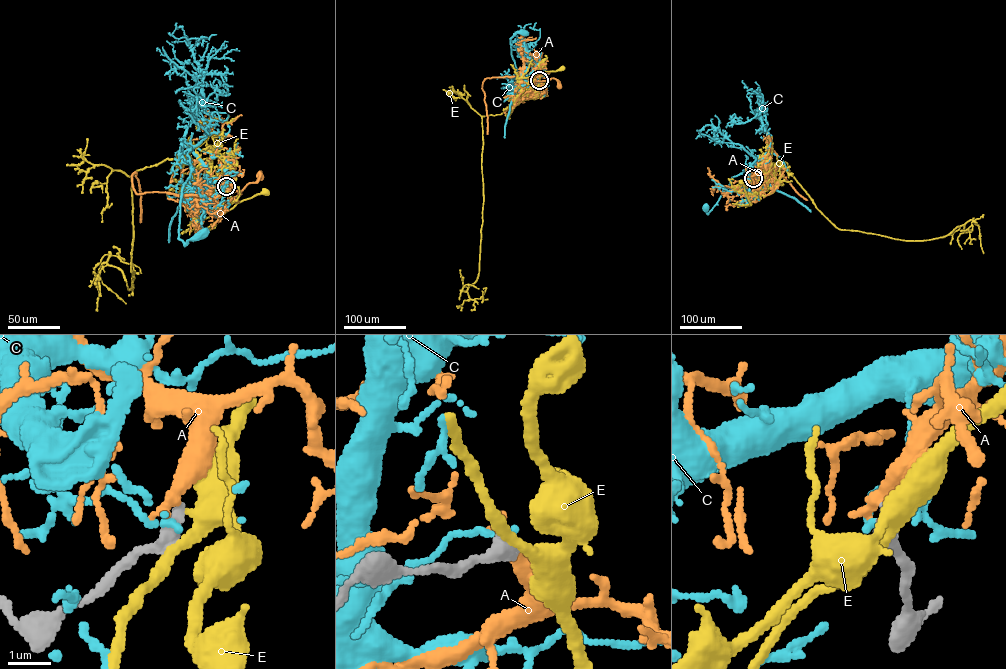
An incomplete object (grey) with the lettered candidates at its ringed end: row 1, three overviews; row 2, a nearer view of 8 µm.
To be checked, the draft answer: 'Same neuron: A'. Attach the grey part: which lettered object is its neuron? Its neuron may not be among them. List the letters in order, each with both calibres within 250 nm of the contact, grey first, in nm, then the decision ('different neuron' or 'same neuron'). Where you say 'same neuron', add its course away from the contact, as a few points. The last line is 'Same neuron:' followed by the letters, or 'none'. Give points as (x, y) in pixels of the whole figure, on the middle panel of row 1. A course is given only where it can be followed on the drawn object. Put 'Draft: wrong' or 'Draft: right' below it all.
A: 400/440 nm | different neuron
C: 440/140 nm | different neuron
E: 440/280 nm | different neuron
Same neuron: none
Draft: wrong

